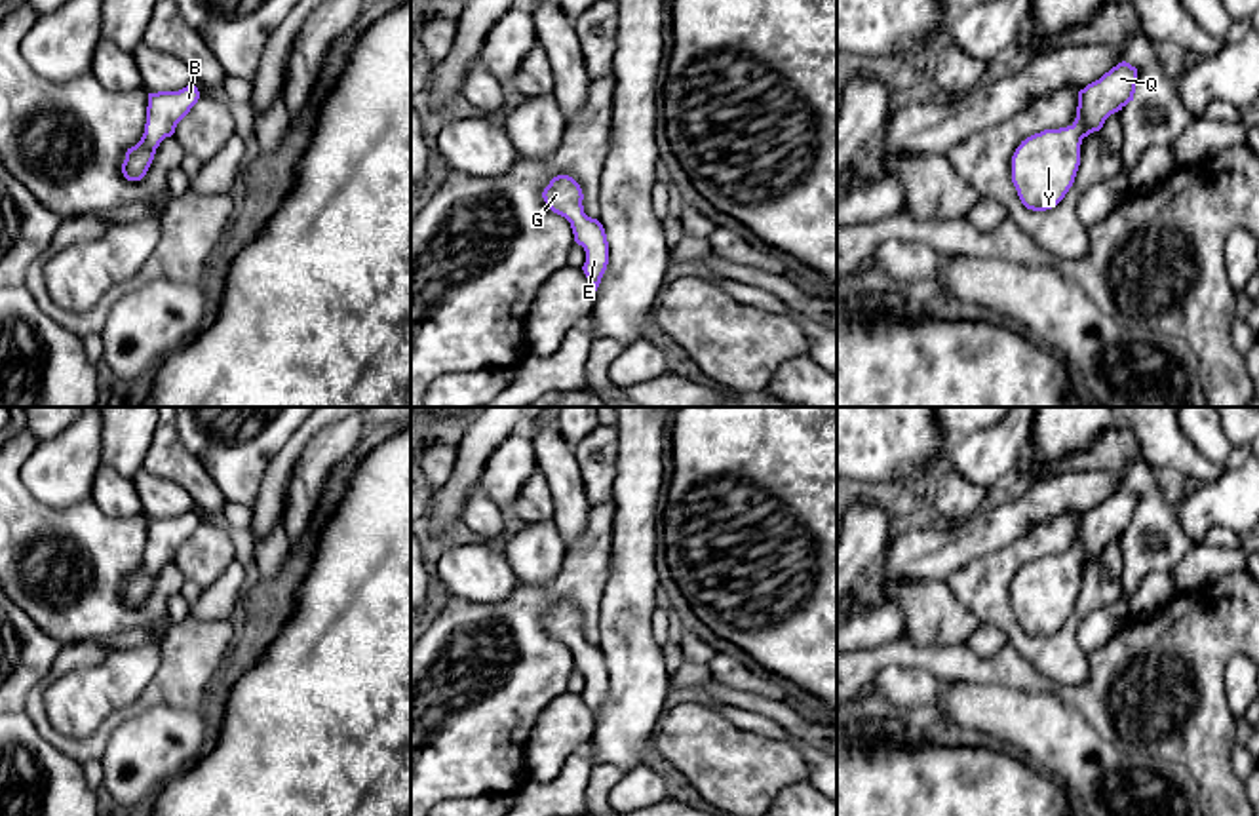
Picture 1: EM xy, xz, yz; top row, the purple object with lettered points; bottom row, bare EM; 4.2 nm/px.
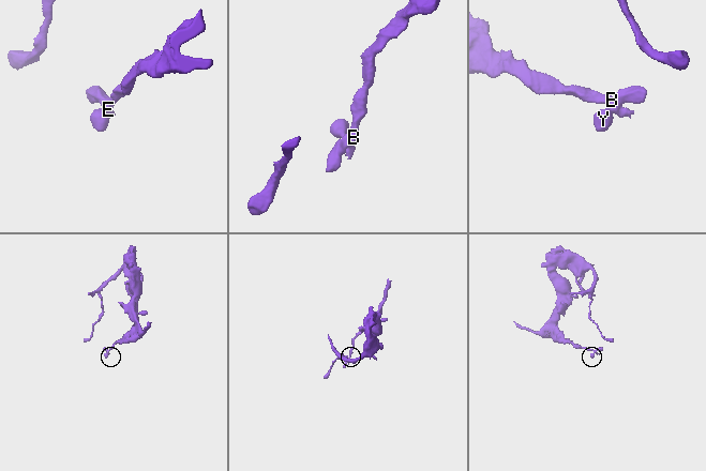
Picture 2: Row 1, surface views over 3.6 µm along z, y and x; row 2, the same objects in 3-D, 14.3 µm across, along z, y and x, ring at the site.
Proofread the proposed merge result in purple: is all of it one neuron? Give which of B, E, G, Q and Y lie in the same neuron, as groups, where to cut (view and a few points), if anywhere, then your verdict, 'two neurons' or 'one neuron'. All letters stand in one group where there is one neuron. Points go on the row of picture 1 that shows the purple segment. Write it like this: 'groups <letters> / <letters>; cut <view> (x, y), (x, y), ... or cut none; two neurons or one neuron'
groups B E G Q Y; cut none; one neuron

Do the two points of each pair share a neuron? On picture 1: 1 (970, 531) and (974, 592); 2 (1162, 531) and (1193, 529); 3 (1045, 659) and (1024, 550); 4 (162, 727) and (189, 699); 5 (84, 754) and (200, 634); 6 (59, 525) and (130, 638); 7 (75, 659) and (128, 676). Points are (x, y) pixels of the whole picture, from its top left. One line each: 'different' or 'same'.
1: different
2: different
3: same
4: different
5: same
6: different
7: different

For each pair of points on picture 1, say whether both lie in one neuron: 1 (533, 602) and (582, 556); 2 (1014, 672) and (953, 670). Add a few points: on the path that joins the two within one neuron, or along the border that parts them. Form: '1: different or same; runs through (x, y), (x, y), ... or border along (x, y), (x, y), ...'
1: same; runs through (546, 596), (575, 569)
2: same; runs through (999, 670), (968, 670)

